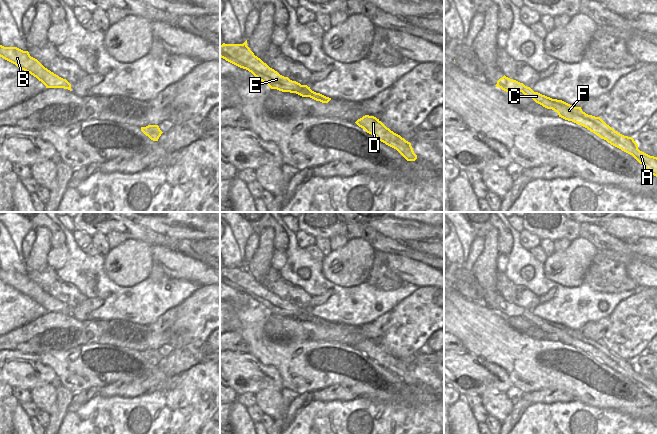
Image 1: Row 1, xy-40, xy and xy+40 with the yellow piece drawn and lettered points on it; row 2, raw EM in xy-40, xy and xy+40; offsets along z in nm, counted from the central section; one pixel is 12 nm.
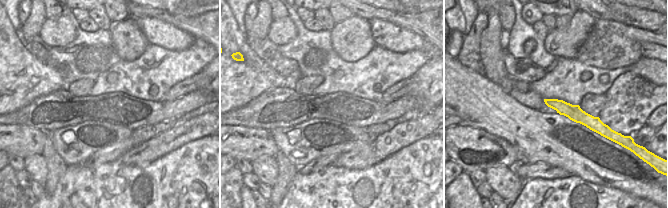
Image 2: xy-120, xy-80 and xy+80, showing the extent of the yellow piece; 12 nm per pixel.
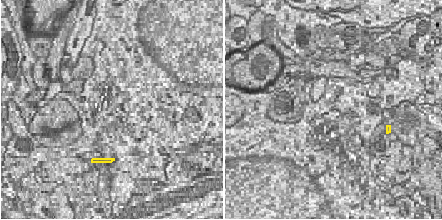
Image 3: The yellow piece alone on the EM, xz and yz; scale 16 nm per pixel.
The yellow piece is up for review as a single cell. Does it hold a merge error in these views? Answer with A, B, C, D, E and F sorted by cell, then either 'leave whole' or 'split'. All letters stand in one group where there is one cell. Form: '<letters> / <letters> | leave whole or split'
A B C D E F | leave whole

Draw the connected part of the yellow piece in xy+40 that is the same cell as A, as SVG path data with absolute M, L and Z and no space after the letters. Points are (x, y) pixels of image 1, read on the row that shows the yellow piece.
M505 75L497 81L495 86L508 93L522 92L524 95L532 98L536 103L557 112L559 117L587 128L611 145L632 155L646 170L657 177L657 157L650 156L640 151L638 149L638 144L632 137L618 133L600 117L586 114L582 111L581 107L575 107L562 100L552 99L538 92L534 92L530 87L510 79Z

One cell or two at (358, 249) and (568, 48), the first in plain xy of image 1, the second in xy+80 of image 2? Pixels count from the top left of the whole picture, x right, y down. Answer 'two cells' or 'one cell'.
one cell

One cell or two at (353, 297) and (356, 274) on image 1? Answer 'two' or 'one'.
two

